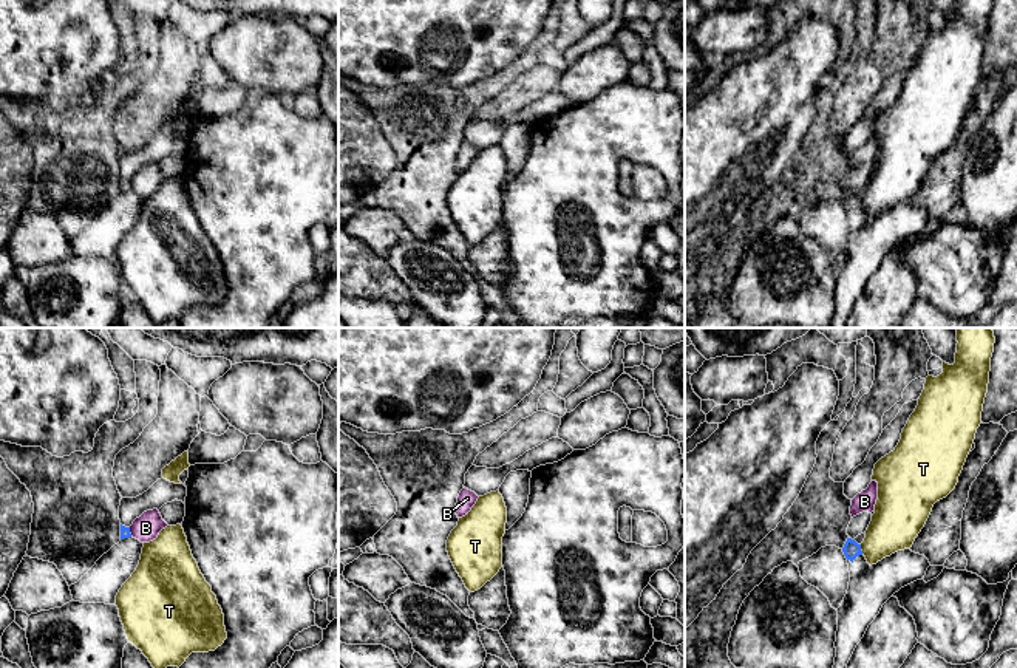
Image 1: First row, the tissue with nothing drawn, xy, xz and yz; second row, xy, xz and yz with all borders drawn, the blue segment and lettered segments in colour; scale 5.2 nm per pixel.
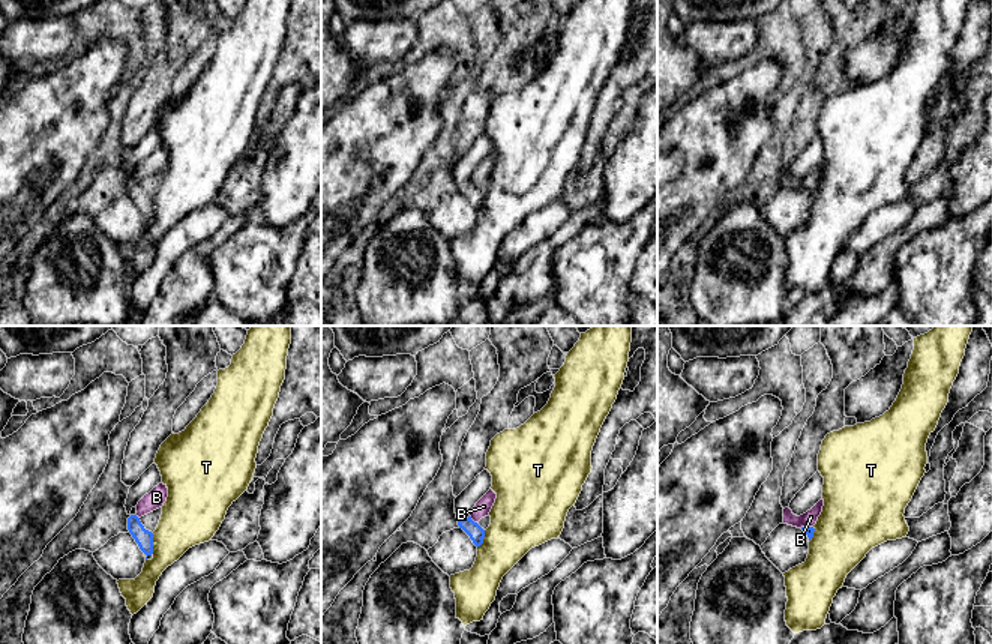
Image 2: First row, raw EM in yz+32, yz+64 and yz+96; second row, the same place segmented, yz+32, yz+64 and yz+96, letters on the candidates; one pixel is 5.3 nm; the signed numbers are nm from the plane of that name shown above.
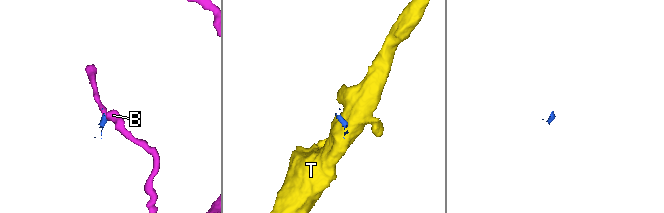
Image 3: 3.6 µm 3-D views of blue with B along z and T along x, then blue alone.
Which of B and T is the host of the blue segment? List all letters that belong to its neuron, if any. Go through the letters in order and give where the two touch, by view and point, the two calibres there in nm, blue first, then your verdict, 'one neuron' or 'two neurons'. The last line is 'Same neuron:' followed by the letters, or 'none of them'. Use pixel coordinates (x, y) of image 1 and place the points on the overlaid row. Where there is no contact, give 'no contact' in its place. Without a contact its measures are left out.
B: xy (129, 532) | 50/140 nm | two neurons
T: yz (860, 549) | 90/260 nm | two neurons
Same neuron: none of them

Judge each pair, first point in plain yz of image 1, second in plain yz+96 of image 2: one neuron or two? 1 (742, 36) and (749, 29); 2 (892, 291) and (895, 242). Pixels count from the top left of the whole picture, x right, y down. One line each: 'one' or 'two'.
1: one
2: one

